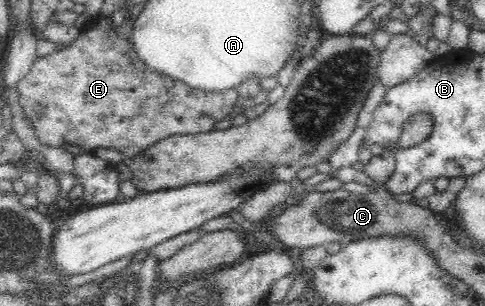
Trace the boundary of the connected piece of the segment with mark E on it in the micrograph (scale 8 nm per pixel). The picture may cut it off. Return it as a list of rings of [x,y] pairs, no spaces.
[[[110,17],[104,18],[96,28],[90,28],[86,30],[86,40],[80,42],[80,48],[78,48],[78,38],[71,42],[67,47],[64,46],[60,51],[54,51],[53,53],[37,57],[32,64],[31,69],[28,71],[27,76],[22,82],[17,84],[18,103],[23,109],[23,113],[27,120],[30,121],[31,126],[34,129],[38,141],[48,147],[58,147],[72,153],[74,156],[81,155],[82,153],[94,152],[98,148],[115,148],[118,152],[124,154],[125,159],[129,160],[132,156],[136,156],[154,144],[156,140],[162,140],[173,134],[198,134],[200,132],[208,132],[212,130],[212,125],[218,120],[223,120],[226,115],[232,112],[234,105],[239,99],[236,89],[230,89],[227,91],[208,92],[196,89],[187,88],[184,84],[173,82],[170,78],[161,76],[160,73],[154,73],[150,71],[138,57],[136,57],[136,51],[132,51],[132,43],[130,43],[130,37],[122,37],[122,34],[118,34],[110,27]]]

